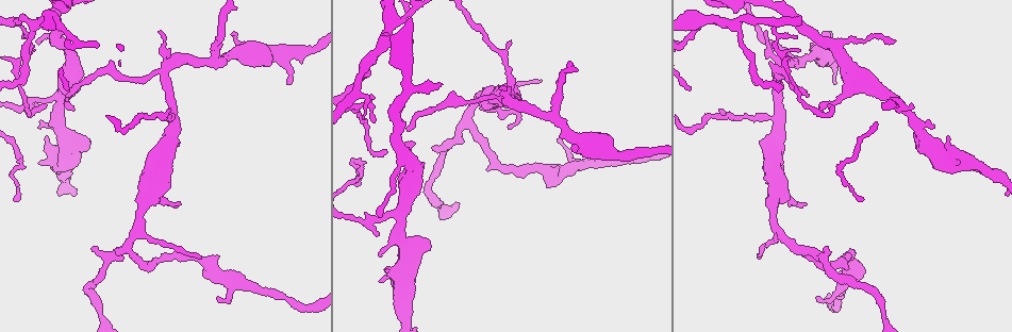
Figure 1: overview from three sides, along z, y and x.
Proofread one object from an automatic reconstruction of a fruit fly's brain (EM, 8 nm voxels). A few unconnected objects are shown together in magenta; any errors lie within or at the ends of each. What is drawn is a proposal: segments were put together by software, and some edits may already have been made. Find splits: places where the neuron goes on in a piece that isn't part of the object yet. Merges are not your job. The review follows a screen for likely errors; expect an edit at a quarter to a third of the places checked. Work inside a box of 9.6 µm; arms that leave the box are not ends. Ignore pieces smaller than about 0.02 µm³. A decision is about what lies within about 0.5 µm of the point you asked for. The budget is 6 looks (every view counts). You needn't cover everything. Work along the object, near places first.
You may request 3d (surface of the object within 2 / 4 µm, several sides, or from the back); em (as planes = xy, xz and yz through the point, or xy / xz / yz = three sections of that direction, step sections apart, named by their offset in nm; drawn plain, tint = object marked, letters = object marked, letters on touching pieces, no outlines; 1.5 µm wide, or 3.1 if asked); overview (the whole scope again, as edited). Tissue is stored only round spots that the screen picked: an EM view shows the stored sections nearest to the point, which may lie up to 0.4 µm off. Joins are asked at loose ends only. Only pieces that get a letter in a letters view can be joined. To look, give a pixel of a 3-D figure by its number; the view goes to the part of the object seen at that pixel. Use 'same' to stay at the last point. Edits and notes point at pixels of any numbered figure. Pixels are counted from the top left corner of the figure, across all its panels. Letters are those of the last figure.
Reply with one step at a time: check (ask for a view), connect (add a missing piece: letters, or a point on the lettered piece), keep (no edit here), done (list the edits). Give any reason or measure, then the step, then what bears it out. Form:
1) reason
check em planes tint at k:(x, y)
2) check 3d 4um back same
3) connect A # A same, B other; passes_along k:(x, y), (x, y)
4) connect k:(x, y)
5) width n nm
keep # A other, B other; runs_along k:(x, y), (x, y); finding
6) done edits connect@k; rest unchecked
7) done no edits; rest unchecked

tapers out
check 3d 2um at 1:(72, 111)

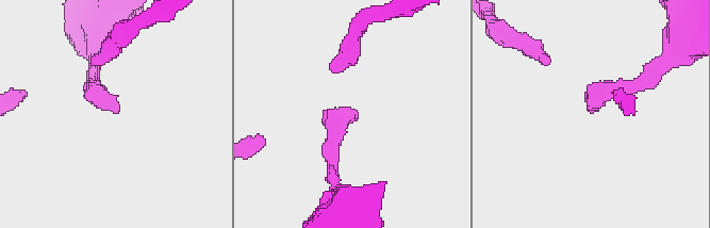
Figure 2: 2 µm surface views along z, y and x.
check em yz step 8 tint at 2:(116, 113)

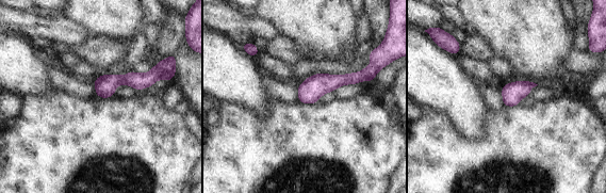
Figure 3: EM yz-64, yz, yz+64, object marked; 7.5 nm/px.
check em planes letters same

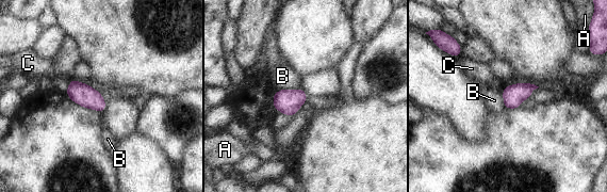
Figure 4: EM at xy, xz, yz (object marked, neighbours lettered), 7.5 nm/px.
keep # A other, B other, C other; border 4:(299, 88), (279, 89), (276, 92); none of them fits

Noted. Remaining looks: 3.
an open end
check 3d 2um at 1:(453, 90)

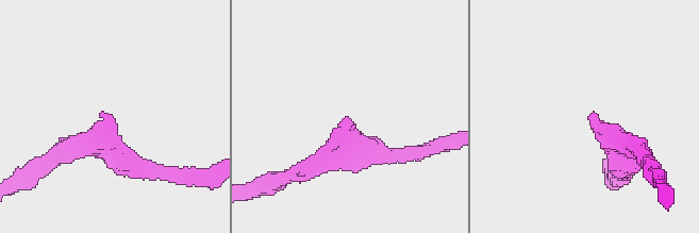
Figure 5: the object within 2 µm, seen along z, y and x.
need the tissue
check em planes tint at 5:(107, 115)

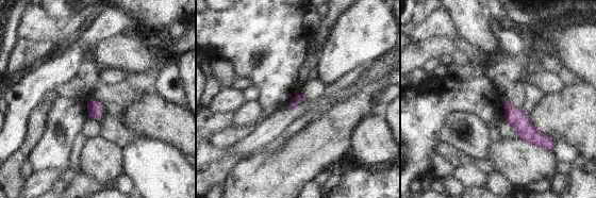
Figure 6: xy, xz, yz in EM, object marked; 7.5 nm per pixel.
what lies round it
check em planes letters same

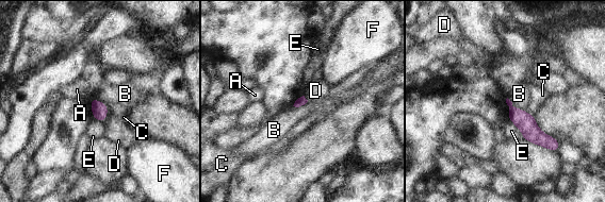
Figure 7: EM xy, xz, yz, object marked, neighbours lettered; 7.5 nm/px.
keep # A other, B other, C other, D other, E other, F other; runs_along 7:(511, 108), (541, 139), (554, 144); no lettered piece goes on from it

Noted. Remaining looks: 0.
done no edits; rest unchecked

